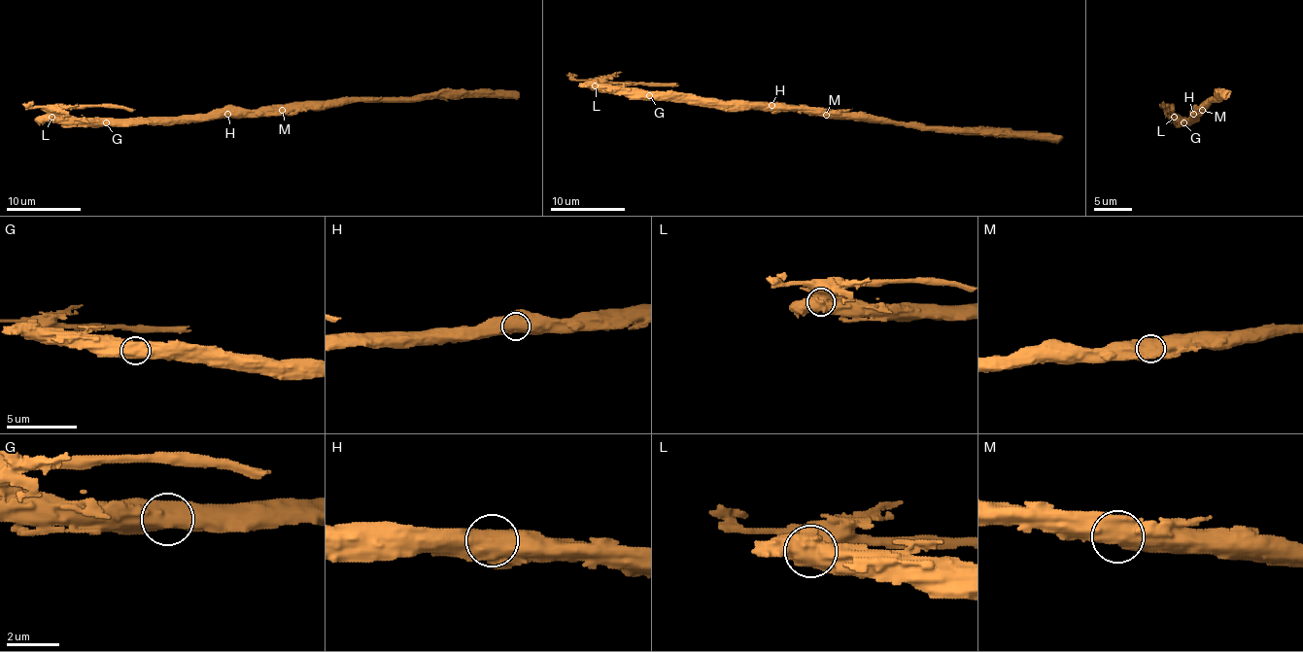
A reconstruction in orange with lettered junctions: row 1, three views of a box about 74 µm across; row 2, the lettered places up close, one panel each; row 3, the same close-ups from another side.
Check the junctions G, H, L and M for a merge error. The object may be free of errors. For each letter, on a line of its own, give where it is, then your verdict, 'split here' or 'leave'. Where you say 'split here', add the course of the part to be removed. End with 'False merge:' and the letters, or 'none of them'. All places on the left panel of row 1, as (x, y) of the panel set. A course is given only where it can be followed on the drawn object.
G: place (106, 122); leave
H: place (227, 114); leave
L: place (51, 117); split here; course (51, 118), (64, 108), (126, 106), (135, 110)
M: place (282, 110); leave
False merge: L

